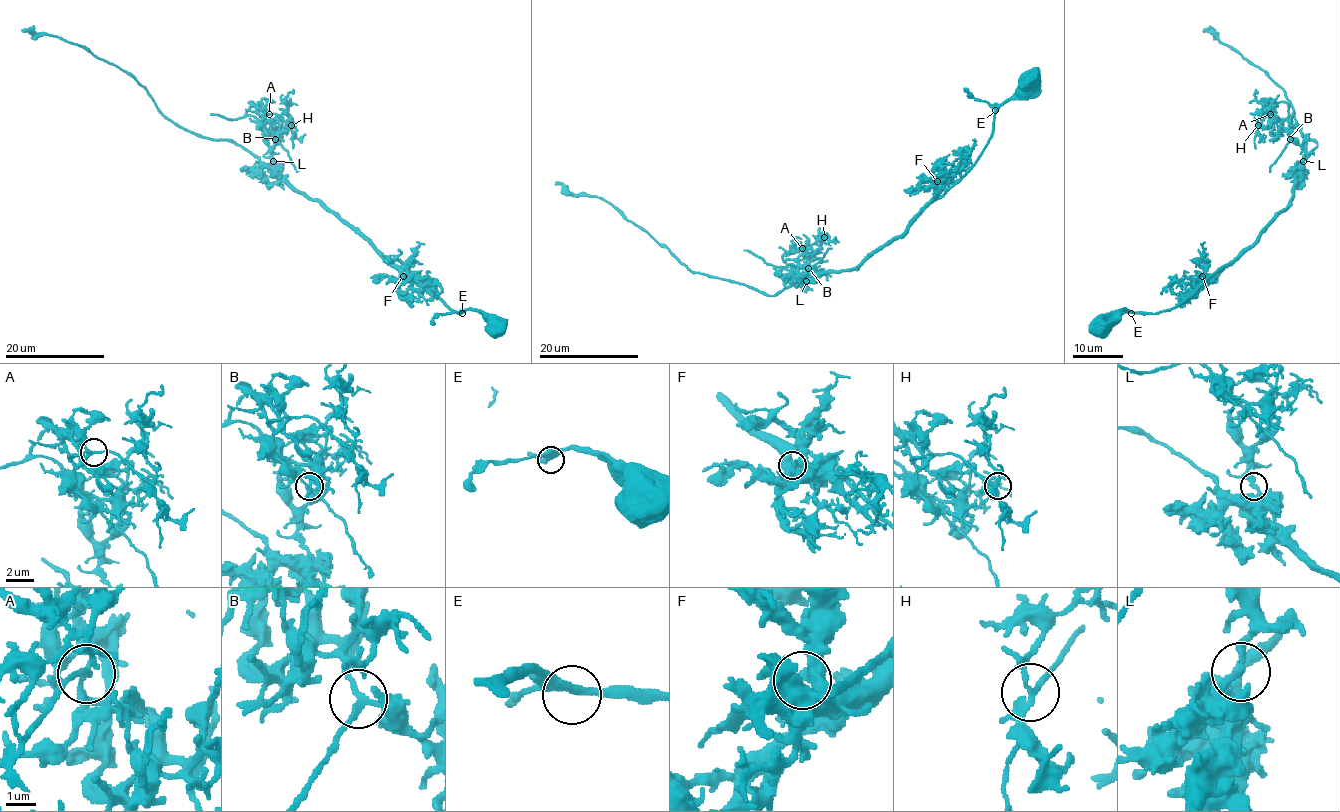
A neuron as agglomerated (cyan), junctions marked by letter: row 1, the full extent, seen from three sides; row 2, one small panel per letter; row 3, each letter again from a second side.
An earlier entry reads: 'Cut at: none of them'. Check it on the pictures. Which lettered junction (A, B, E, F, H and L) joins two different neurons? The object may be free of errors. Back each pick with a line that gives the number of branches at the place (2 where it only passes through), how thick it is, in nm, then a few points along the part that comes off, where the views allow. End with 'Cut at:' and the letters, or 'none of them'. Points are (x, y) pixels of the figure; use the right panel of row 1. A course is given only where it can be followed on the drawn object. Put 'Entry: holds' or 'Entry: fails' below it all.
L: branches 3; calibre 190 nm; course (1303, 161), (1305, 151), (1276, 120), (1268, 120), (1270, 114), (1258, 122), (1266, 106), (1255, 99), (1255, 91)
Cut at: L
Entry: fails

